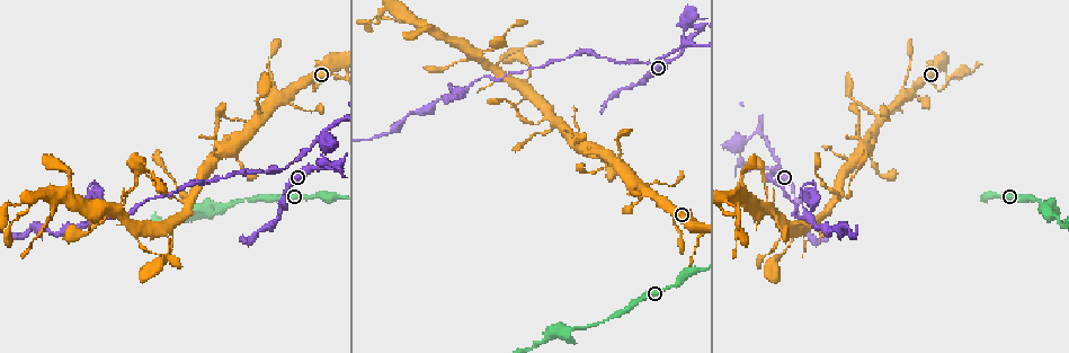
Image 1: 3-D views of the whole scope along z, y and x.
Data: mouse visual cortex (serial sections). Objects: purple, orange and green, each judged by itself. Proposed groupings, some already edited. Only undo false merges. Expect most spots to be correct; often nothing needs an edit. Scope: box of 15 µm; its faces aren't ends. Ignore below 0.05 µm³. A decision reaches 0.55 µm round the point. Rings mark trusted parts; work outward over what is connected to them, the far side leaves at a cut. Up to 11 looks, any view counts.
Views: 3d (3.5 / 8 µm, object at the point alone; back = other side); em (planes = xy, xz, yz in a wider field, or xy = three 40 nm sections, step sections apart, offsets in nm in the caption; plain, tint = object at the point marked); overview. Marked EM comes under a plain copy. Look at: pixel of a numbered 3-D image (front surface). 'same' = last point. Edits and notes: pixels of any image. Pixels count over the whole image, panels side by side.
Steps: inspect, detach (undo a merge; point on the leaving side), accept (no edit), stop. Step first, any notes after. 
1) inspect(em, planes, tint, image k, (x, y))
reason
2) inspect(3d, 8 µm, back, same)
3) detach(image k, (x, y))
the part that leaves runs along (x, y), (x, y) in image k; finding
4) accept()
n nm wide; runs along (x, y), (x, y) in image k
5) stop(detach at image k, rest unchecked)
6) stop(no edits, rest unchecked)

inspect(3d, 3.5 µm, image 1, (832, 201))
abrupt turn

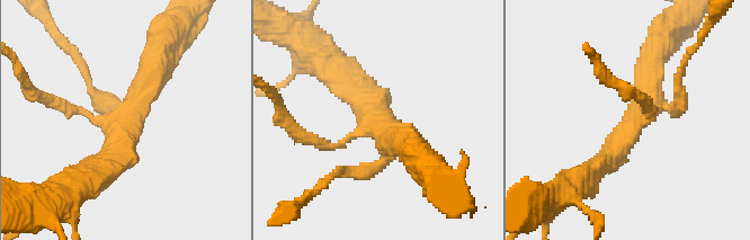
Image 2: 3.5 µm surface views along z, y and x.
inspect(em, xy, step 1, tint, image 2, (372, 123))
4 arms; arms of 100, 200, 350, 400 nm; shape alone is not enough

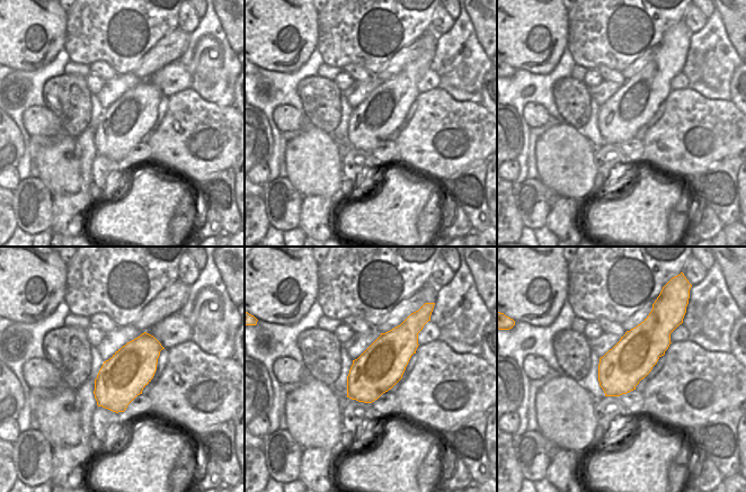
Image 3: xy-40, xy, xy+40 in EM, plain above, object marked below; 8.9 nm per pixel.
inspect(em, xy, step 5, tint, same)
another direction

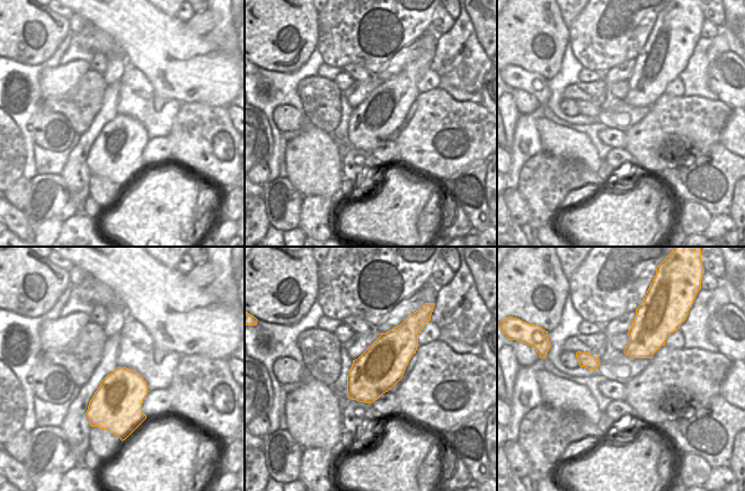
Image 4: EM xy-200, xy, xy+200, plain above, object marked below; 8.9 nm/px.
accept()
all the same cell

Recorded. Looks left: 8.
inspect(3d, 8 µm, image 1, (281, 209))
a narrow waist

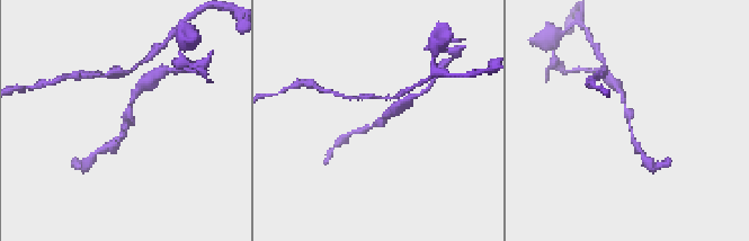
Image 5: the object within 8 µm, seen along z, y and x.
inspect(3d, 3.5 µm, image 5, (629, 124))

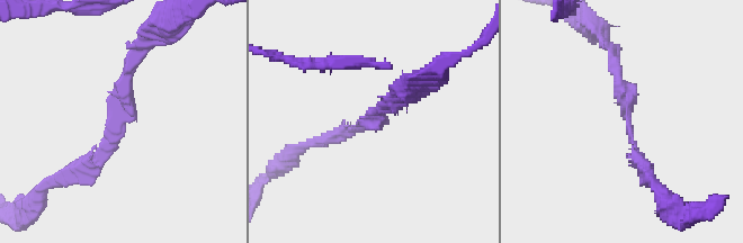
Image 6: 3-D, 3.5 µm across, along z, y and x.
accept()
arms of 150, 200 nm; runs along (136, 56), (105, 150), (71, 171) in image 6; all the same cell

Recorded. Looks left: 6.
inspect(3d, 8 µm, image 1, (136, 224))
three-way junction

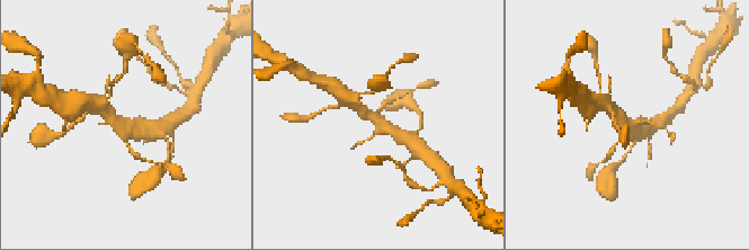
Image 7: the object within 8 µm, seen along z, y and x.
inspect(em, planes, tint, image 7, (380, 122))
need the tissue

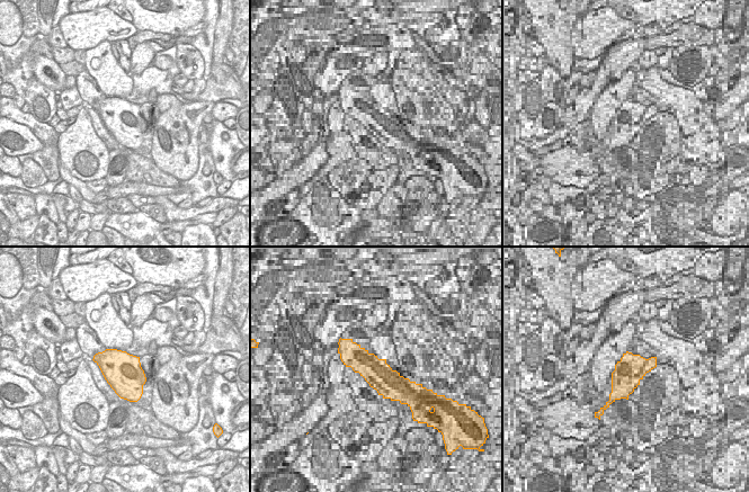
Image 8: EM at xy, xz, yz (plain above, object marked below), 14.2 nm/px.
accept()
runs along (407, 139), (385, 127), (357, 105) in image 7; all the same cell

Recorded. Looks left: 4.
inspect(3d, 3.5 µm, back, image 1, (745, 164))
abrupt turn

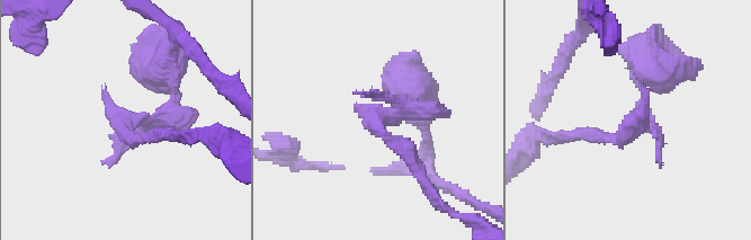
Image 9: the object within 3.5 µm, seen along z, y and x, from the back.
inspect(em, xy, step 5, tint, image 9, (132, 122))

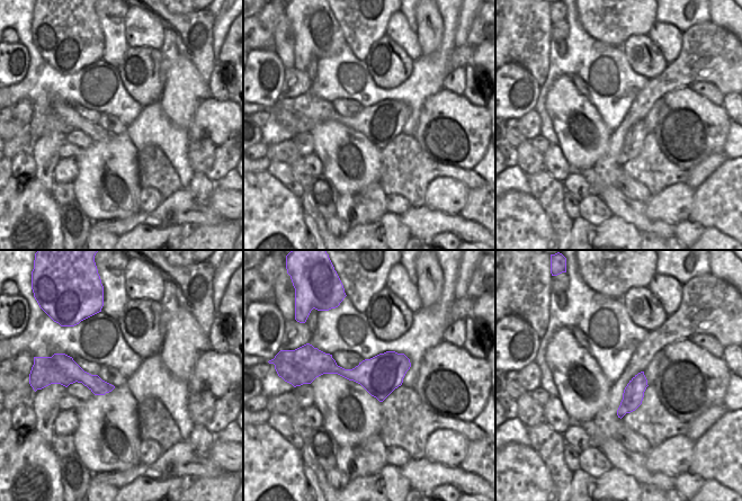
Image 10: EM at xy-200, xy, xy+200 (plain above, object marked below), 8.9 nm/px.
detach(image 9, (642, 68))
the part that leaves runs along (176, 92), (169, 72), (176, 27) in image 9; a second cell is stuck on

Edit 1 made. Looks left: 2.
stop(detach at image 9, rest unchecked)

